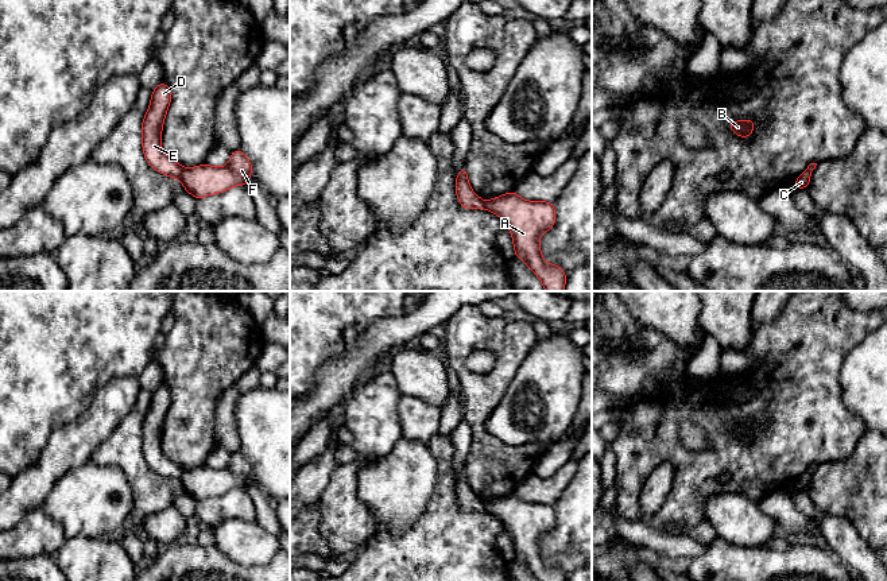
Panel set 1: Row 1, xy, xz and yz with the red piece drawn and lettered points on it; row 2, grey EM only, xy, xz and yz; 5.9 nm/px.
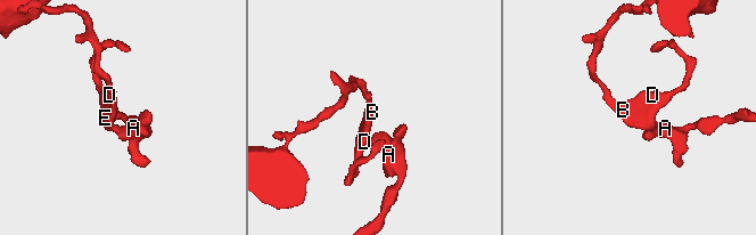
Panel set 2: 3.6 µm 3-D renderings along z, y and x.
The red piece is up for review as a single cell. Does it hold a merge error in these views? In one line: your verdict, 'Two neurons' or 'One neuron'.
Two neurons

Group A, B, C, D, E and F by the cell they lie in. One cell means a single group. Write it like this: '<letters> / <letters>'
A C F / B D E

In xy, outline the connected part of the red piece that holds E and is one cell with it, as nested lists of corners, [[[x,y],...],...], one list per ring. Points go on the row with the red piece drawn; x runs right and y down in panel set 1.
[[[166,82],[152,89],[151,102],[142,123],[142,146],[148,164],[160,174],[178,179],[185,167],[162,150],[162,128],[170,106],[171,92]]]

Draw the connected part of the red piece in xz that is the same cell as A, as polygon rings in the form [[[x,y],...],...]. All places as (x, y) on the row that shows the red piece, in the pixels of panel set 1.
[[[515,190],[484,201],[485,209],[503,218],[510,229],[515,257],[522,259],[539,278],[546,291],[563,291],[566,274],[543,260],[539,237],[555,224],[553,202],[522,200]]]

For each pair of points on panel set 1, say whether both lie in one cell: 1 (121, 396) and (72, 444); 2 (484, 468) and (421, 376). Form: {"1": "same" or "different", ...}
{"1": "same", "2": "different"}

